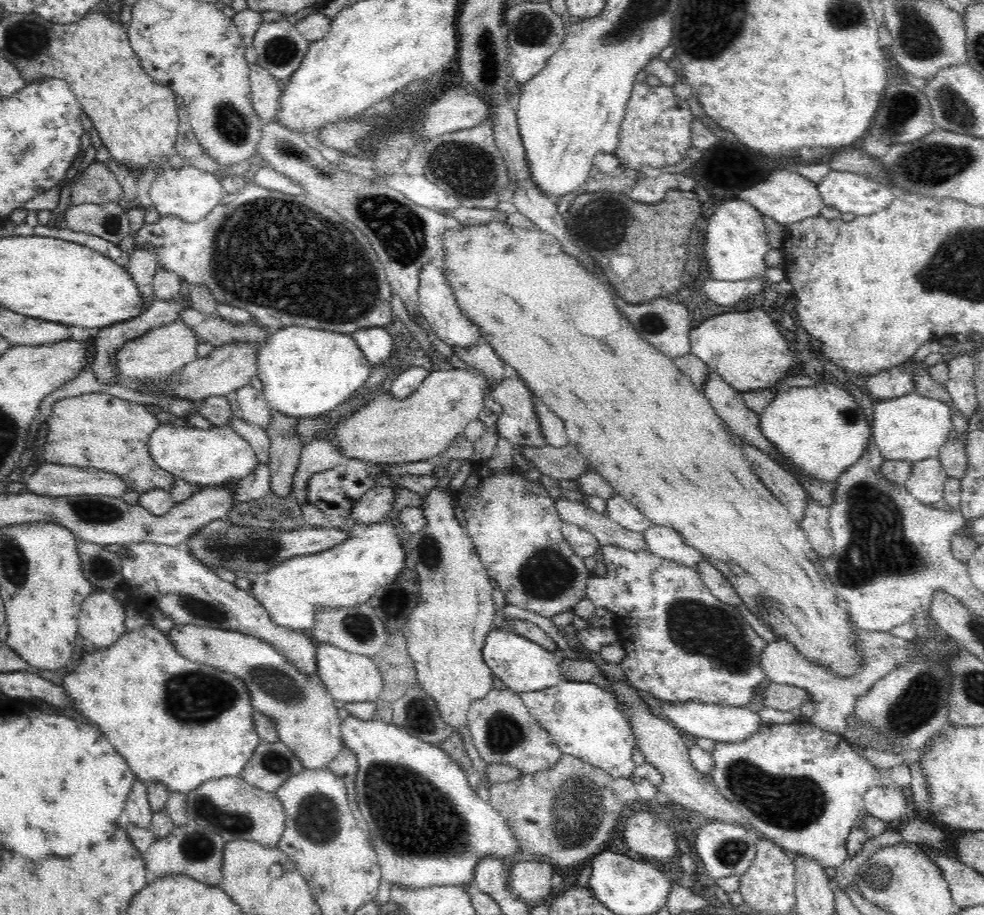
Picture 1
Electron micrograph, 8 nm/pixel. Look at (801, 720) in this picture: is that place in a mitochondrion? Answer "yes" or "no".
no

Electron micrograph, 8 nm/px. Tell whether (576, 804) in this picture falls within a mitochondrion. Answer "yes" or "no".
yes

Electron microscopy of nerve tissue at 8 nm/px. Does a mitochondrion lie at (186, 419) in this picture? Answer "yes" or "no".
no

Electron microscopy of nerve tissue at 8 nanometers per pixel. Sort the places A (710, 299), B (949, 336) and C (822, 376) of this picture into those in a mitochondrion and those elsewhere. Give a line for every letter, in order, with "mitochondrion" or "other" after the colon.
A: other
B: other
C: other

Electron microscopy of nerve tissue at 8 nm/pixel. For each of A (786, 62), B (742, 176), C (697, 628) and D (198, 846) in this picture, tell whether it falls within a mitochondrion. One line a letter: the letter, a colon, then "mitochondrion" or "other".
A: other
B: other
C: mitochondrion
D: mitochondrion

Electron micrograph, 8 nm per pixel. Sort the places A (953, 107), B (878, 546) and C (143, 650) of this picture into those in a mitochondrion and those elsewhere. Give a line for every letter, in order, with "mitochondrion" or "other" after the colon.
A: mitochondrion
B: mitochondrion
C: other

